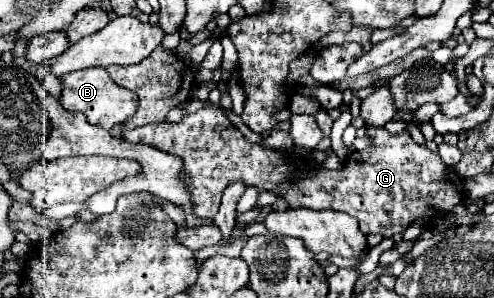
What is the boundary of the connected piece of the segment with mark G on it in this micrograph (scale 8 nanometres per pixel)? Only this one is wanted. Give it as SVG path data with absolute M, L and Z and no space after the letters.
M204 103L200 111L186 115L178 123L150 123L126 131L122 137L126 141L148 143L182 159L182 181L190 187L190 201L200 219L212 219L218 213L220 197L234 181L242 181L246 187L256 187L258 191L272 191L286 199L290 209L308 207L348 213L360 221L364 235L380 233L384 237L404 233L414 221L444 217L464 199L464 181L458 173L444 165L440 155L414 143L408 131L392 135L382 127L370 127L368 137L374 145L350 153L342 169L336 171L312 165L310 159L290 151L264 147L264 141L246 141L228 121L226 113L212 103Z

